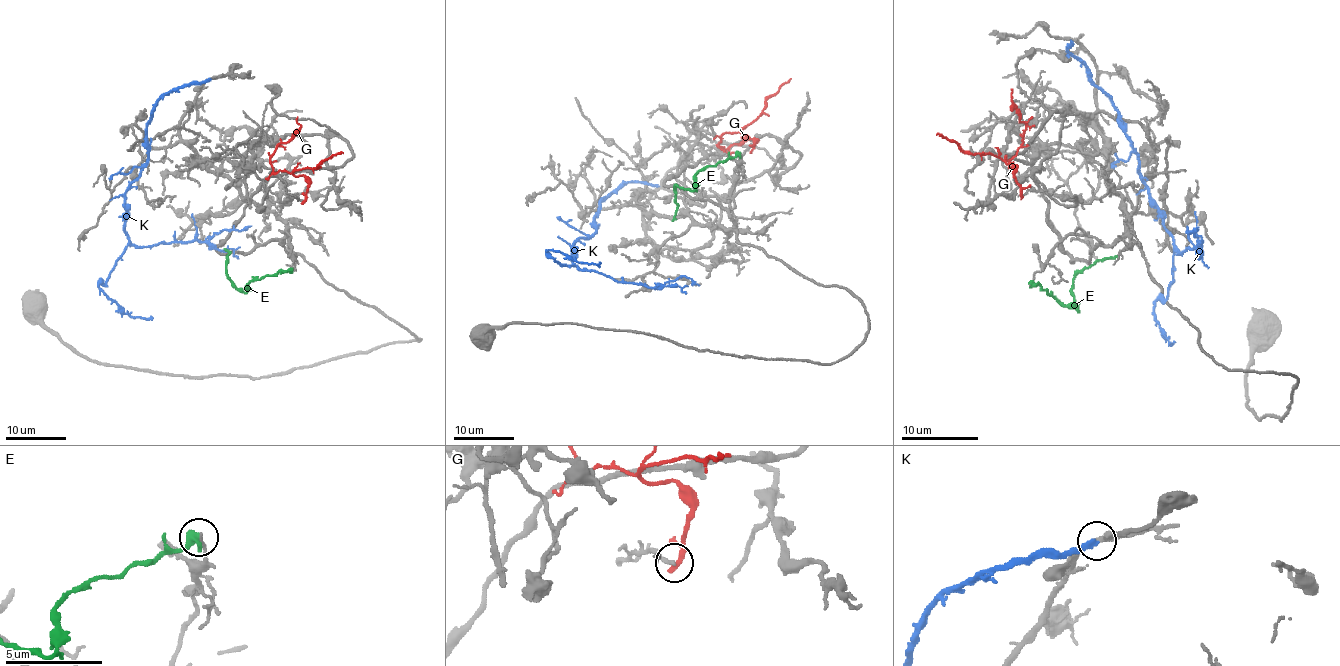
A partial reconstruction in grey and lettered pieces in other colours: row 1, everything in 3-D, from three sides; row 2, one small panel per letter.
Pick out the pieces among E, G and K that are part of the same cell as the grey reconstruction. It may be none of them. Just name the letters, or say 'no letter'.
no letter

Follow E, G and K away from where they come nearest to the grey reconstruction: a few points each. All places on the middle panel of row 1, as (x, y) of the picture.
E: (739, 153), (704, 167), (695, 176), (695, 188), (689, 191), (674, 186), (677, 207), (672, 221)
G: (751, 145), (755, 141), (739, 132), (722, 135), (718, 145), (727, 148), (742, 144), (748, 138), (745, 138)
K: (659, 186), (625, 182), (605, 197), (572, 262), (619, 282), (660, 288), (683, 276), (699, 285)

